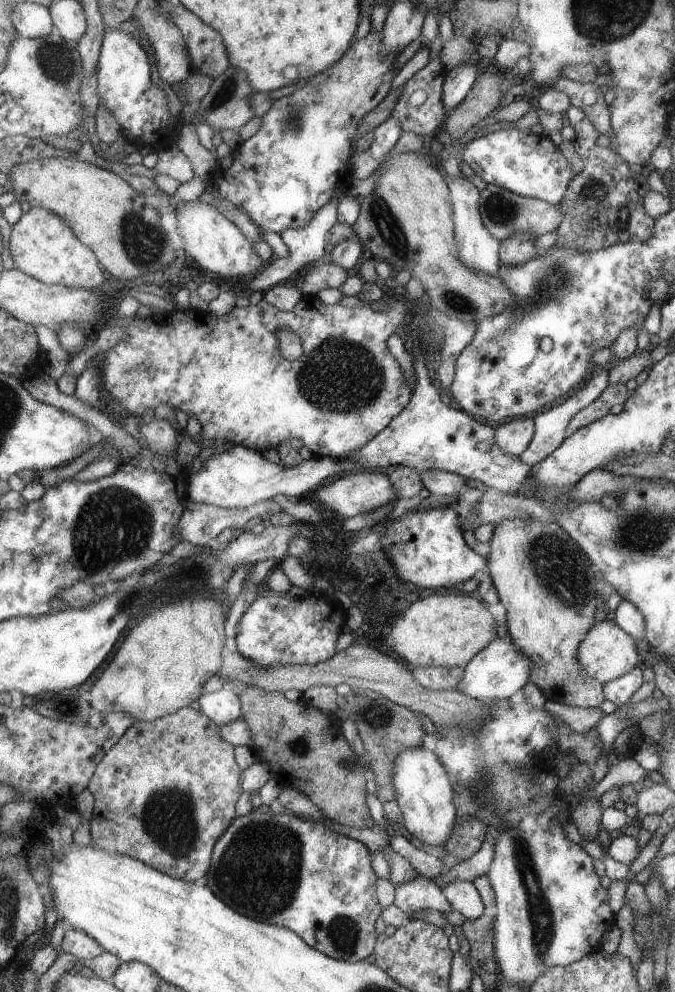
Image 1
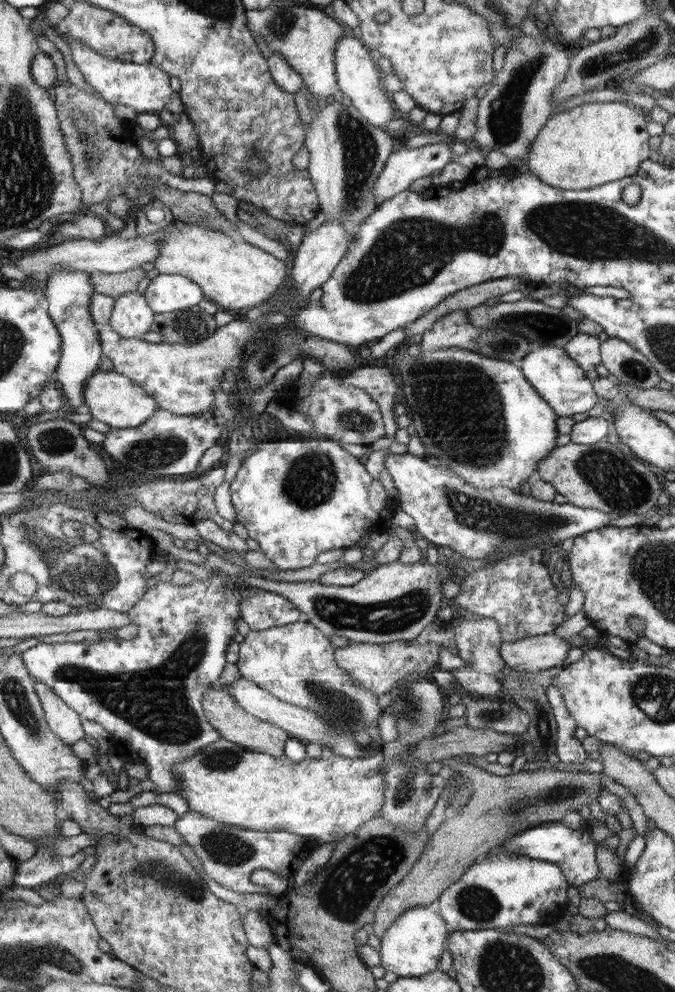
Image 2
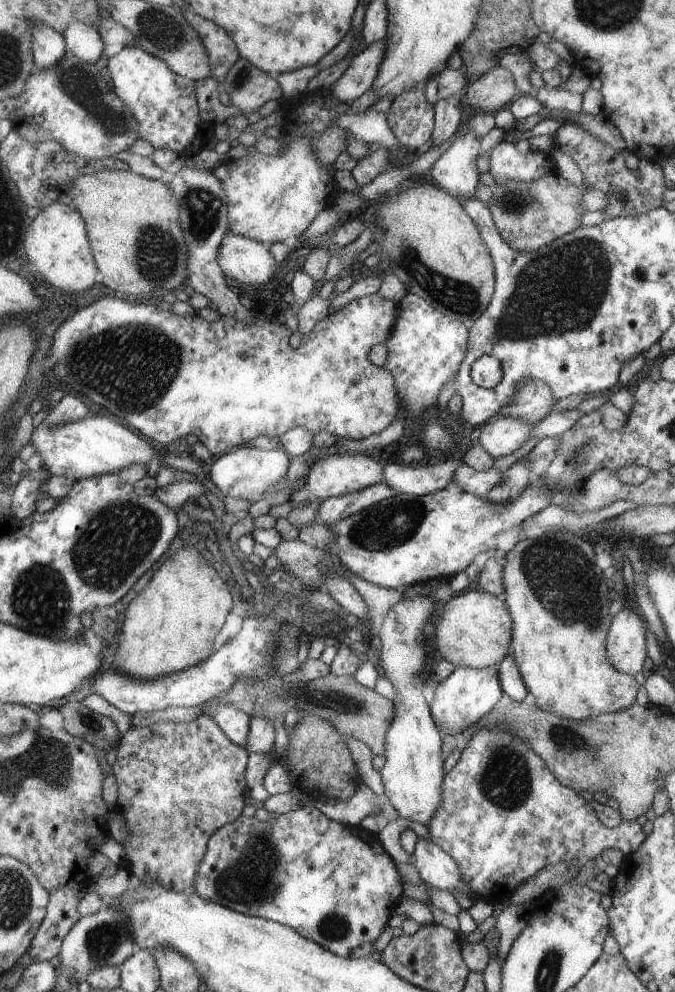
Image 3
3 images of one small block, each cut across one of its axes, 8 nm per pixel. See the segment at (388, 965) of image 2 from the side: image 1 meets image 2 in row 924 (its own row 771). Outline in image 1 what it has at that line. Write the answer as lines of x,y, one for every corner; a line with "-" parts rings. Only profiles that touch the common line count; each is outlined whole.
424,746
406,748
395,760
392,770
392,781
395,786
395,800
402,812
402,826
410,832
413,841
425,843
426,850
437,853
448,842
452,832
456,830
458,810
454,804
454,788
452,780
446,774
443,762
434,750

